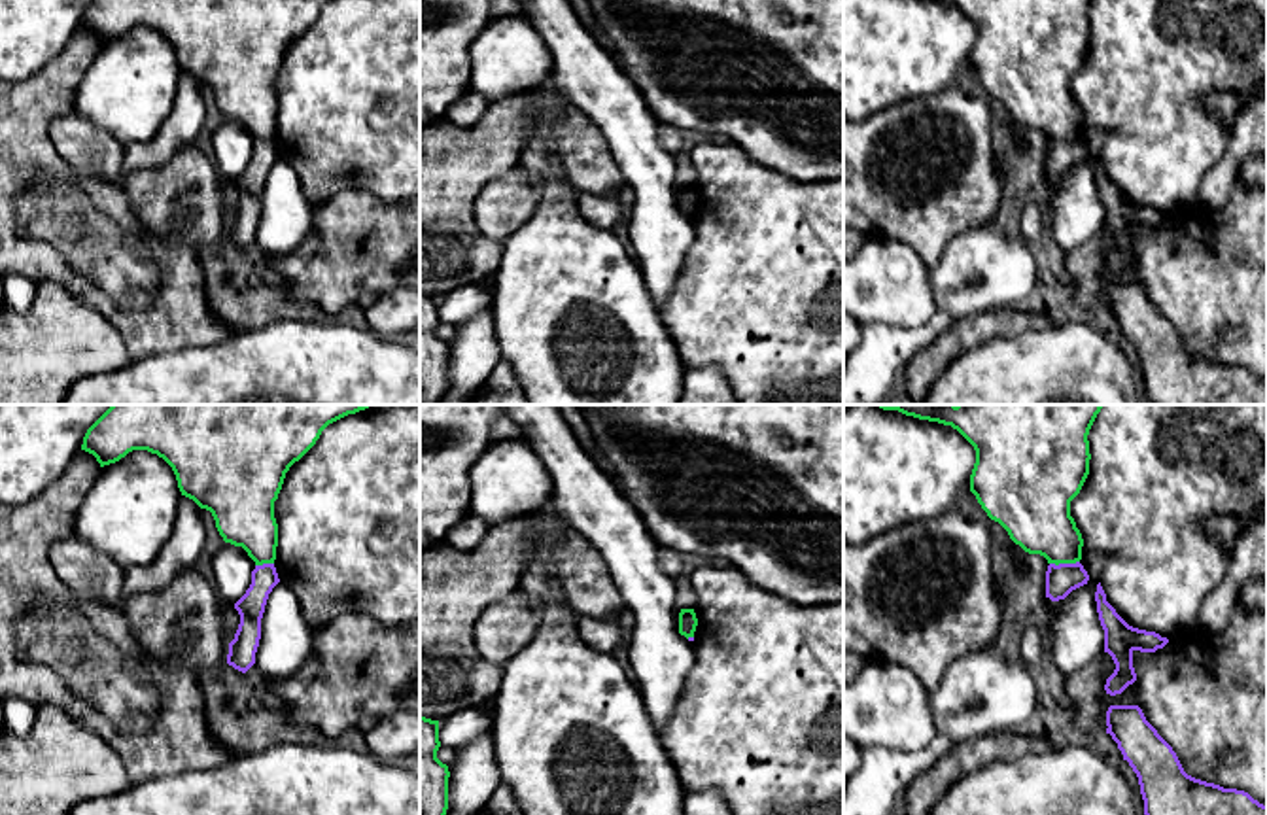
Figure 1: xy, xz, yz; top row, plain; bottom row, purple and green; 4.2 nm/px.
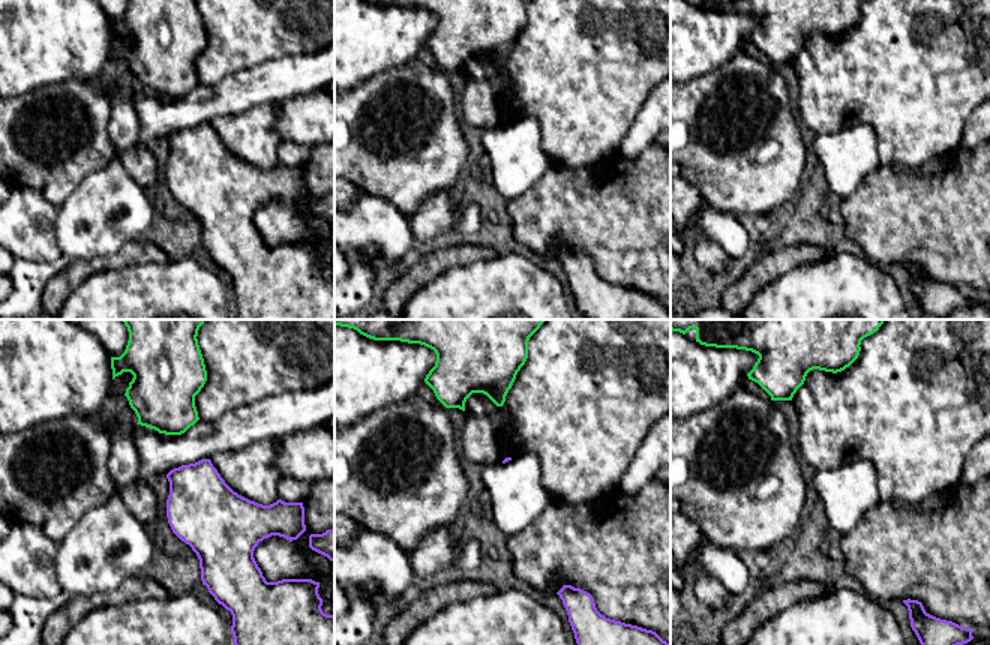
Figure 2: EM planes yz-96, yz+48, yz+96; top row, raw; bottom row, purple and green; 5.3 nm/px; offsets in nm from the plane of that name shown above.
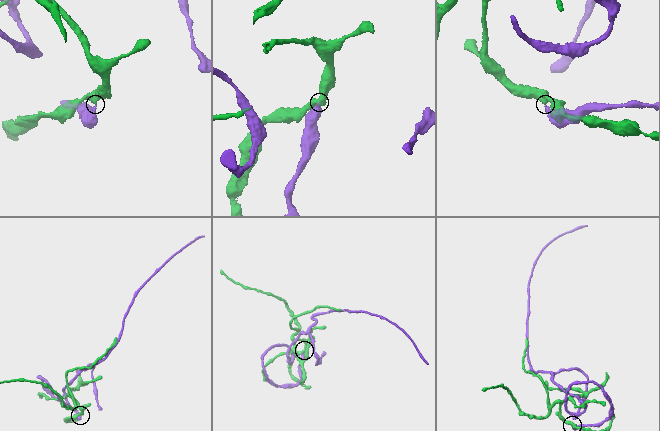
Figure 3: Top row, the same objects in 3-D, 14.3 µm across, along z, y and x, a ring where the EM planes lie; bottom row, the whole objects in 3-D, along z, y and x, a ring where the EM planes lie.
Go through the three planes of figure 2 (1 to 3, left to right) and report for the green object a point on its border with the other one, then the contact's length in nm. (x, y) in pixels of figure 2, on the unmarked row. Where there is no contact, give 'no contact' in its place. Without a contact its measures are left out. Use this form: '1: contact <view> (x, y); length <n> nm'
1: no contact
2: no contact
3: no contact

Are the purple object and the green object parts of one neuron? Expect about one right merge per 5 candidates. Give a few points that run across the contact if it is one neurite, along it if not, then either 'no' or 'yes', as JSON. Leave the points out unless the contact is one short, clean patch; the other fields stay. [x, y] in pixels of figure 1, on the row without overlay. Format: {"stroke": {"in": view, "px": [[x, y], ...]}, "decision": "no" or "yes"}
{"stroke": {"in": "yz", "px": [[1078, 137], [1050, 140]]}, "decision": "no"}

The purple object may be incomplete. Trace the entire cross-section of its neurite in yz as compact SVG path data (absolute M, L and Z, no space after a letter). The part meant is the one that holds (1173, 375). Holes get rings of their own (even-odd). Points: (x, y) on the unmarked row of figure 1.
M1110 282L1106 303L1138 354L1152 405L1267 405L1267 382L1248 369L1188 352L1138 282Z

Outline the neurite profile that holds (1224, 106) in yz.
M1267 76L1258 83L1254 95L1210 91L1205 95L1205 110L1218 121L1233 127L1239 113L1252 102L1267 96Z

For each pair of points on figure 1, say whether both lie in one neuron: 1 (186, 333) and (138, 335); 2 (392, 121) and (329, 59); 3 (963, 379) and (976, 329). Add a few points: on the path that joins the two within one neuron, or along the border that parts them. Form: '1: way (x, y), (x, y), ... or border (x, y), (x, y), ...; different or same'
1: way (174, 333), (150, 333); same
2: way (377, 106), (345, 74); same
3: border (1012, 335), (997, 335), (963, 352), (937, 379); different

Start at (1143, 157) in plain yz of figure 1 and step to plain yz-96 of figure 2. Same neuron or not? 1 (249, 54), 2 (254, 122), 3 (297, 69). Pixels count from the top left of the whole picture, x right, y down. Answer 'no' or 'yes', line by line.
1: yes
2: yes
3: no

